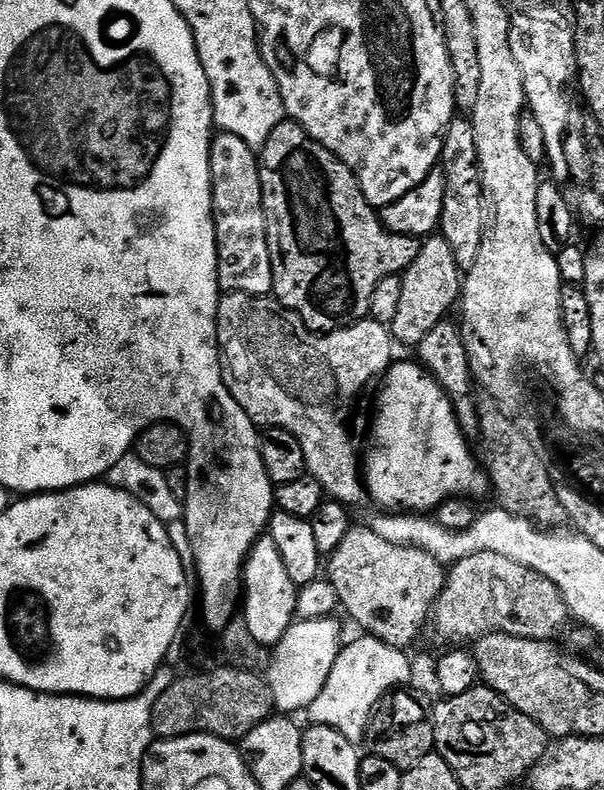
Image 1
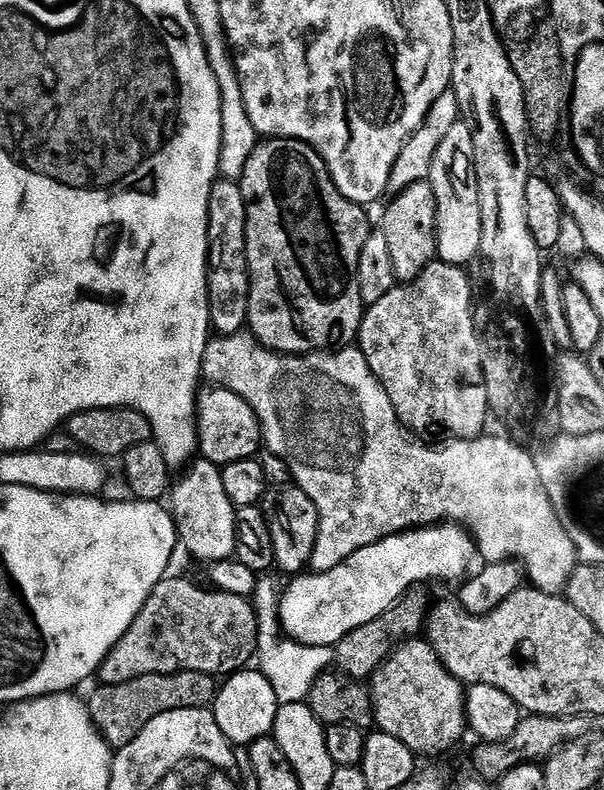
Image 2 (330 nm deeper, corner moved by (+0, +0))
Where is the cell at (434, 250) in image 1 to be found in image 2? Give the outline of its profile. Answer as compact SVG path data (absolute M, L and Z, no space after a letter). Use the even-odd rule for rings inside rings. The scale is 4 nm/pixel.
M428 180L397 191L392 205L384 212L382 232L390 246L390 258L397 281L413 280L425 266L437 259L435 194Z

